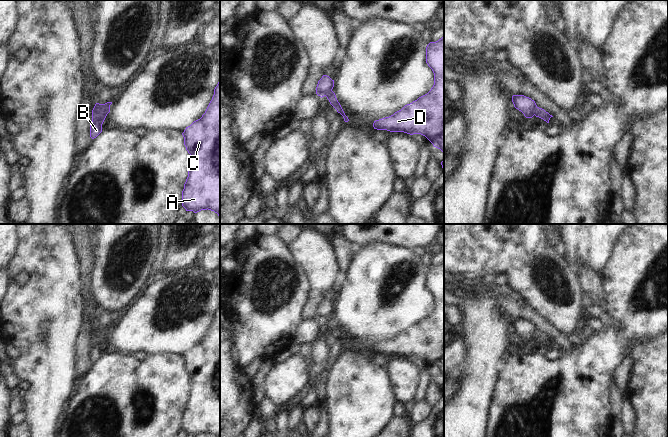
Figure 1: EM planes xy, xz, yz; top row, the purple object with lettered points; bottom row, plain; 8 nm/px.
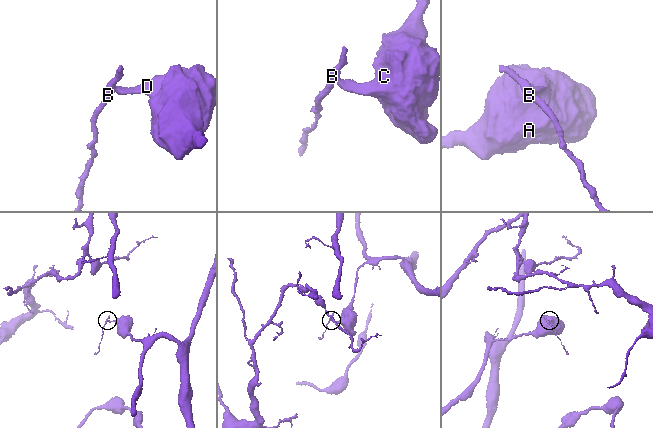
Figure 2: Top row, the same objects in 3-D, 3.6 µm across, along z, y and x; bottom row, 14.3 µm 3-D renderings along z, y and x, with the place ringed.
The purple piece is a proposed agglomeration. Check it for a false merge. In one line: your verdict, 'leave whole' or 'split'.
split

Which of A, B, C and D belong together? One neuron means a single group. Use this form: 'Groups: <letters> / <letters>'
Groups: A C D / B.

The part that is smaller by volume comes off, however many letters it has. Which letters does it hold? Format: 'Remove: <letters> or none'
Remove: B

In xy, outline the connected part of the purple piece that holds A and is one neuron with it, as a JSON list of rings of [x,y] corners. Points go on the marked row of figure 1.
[[[220,81],[205,113],[182,135],[190,154],[182,206],[194,213],[208,209],[220,217]]]

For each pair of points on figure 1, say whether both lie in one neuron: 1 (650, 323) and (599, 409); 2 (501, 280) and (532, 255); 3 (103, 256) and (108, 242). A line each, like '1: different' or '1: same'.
1: same
2: different
3: same

